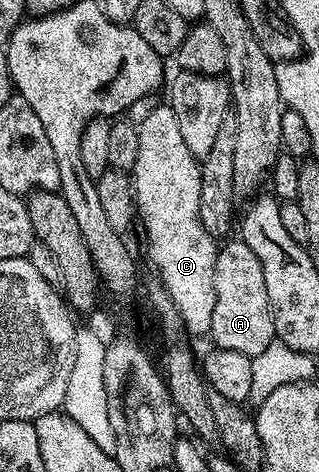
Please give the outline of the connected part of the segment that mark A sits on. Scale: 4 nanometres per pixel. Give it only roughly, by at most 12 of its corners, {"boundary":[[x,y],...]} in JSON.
{"boundary":[[231,237],[215,252],[209,339],[254,357],[277,338],[265,273]]}

